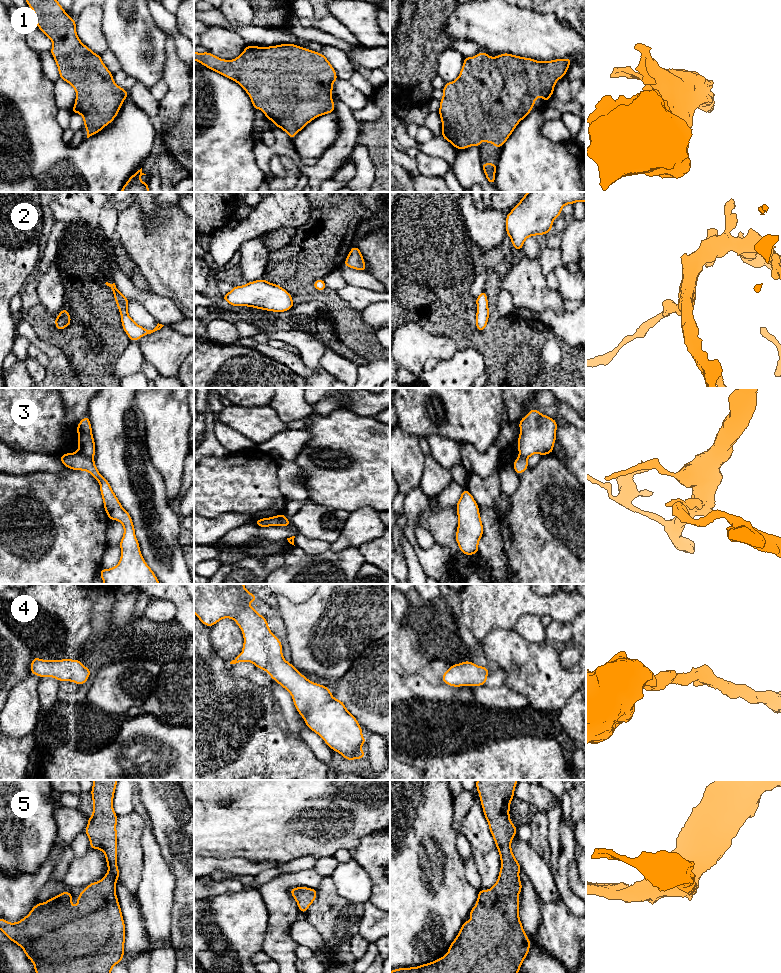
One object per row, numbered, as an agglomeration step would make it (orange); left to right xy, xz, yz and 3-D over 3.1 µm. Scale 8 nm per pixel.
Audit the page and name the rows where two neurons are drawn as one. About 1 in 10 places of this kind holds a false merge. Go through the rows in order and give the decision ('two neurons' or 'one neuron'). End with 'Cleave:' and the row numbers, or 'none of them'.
1: one neuron
2: one neuron
3: two neurons
4: one neuron
5: one neuron
Cleave: 3

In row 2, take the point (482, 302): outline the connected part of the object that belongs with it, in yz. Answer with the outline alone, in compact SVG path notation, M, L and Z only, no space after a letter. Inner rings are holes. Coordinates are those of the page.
M484 290L476 298L475 302L477 304L476 328L481 332L486 328L489 319L488 299Z

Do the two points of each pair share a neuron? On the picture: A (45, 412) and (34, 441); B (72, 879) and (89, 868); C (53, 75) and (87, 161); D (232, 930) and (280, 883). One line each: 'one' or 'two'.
A: one
B: one
C: two
D: two

